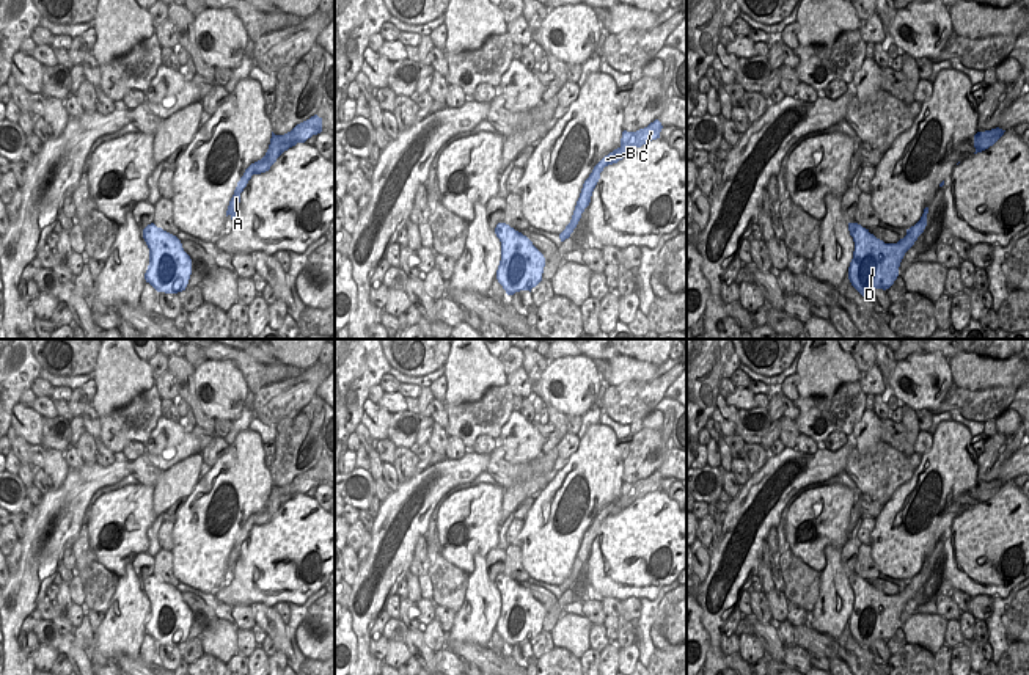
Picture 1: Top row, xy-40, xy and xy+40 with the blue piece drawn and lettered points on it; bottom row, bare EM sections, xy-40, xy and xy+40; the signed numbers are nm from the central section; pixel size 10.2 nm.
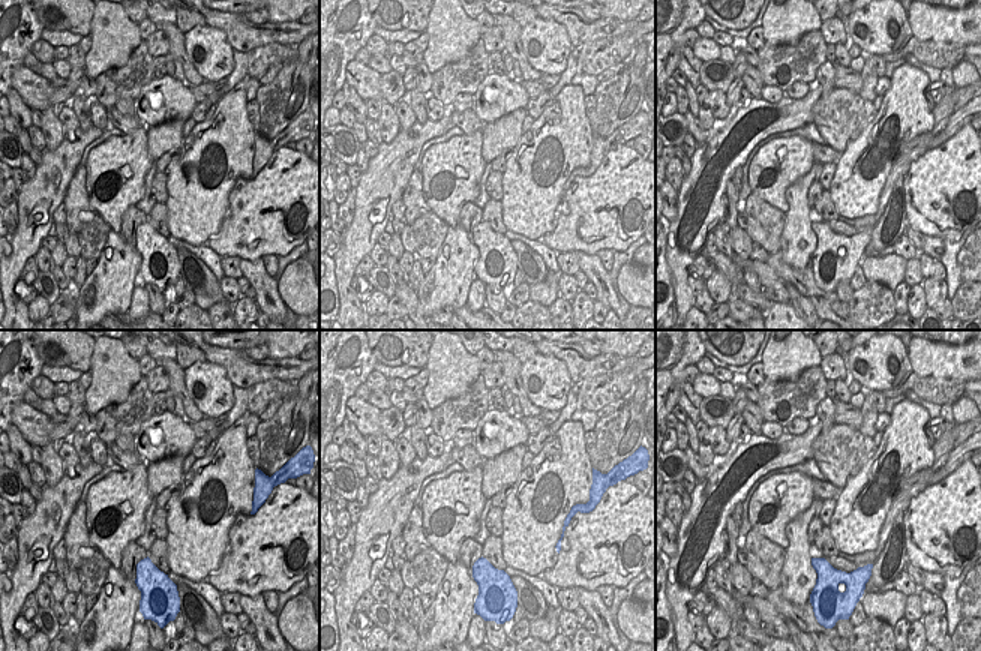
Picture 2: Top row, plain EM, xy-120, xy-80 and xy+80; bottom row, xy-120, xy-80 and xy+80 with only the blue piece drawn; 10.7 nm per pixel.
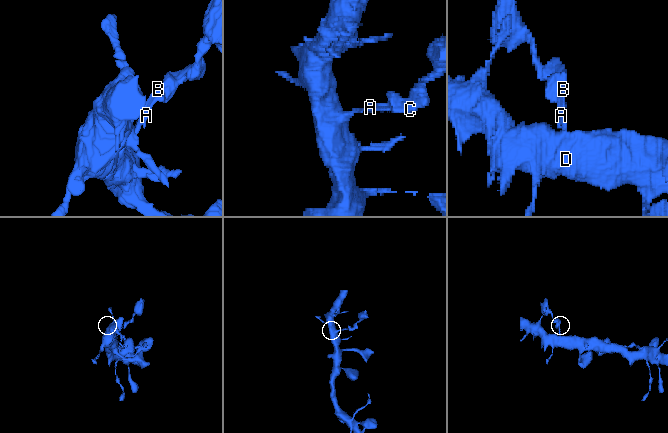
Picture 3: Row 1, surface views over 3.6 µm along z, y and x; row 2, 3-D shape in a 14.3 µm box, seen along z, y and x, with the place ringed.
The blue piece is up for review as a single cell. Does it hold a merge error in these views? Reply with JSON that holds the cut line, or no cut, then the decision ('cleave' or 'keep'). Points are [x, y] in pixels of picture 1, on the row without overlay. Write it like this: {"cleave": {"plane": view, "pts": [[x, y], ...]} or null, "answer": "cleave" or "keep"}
{"cleave": {"plane": "xy+40", "pts": [[907, 583], [915, 592]]}, "answer": "cleave"}

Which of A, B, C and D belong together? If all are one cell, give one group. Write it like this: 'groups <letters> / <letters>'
groups A B C / D

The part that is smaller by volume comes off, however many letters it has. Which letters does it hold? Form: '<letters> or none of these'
A, B, C

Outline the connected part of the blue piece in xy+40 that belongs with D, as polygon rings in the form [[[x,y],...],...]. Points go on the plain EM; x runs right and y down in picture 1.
[[[848,575],[855,593],[853,611],[848,618],[851,637],[862,647],[875,640],[889,640],[899,628],[905,604],[914,597],[911,584],[897,595],[884,595],[858,575]]]

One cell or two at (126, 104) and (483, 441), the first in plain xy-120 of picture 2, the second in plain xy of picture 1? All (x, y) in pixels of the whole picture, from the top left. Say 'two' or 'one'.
one

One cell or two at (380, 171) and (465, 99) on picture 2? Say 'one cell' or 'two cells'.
two cells

